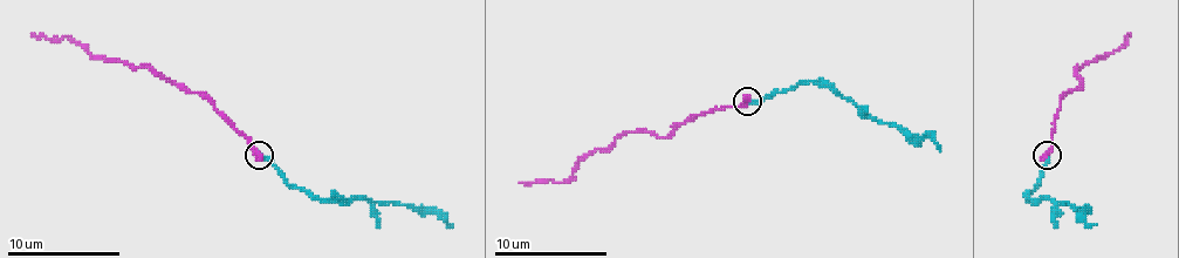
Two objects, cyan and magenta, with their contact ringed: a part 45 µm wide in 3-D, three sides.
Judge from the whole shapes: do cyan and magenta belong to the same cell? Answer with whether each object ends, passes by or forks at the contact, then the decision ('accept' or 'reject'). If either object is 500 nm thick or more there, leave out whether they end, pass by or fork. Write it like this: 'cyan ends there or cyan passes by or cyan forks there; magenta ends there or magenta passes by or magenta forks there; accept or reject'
cyan ends there; magenta ends there; accept

